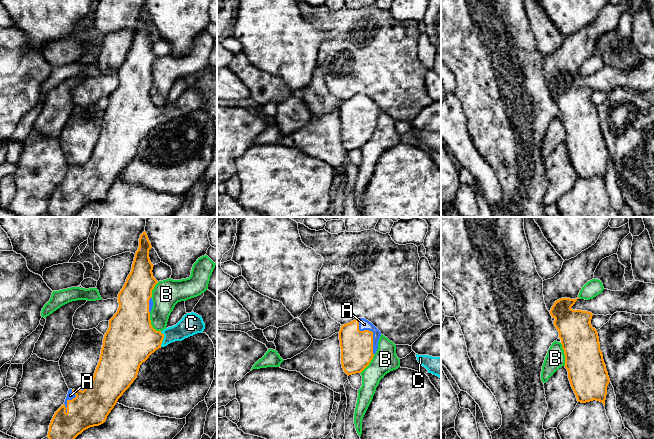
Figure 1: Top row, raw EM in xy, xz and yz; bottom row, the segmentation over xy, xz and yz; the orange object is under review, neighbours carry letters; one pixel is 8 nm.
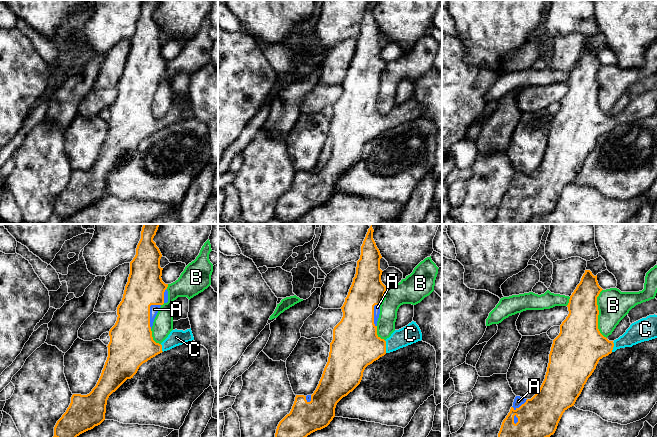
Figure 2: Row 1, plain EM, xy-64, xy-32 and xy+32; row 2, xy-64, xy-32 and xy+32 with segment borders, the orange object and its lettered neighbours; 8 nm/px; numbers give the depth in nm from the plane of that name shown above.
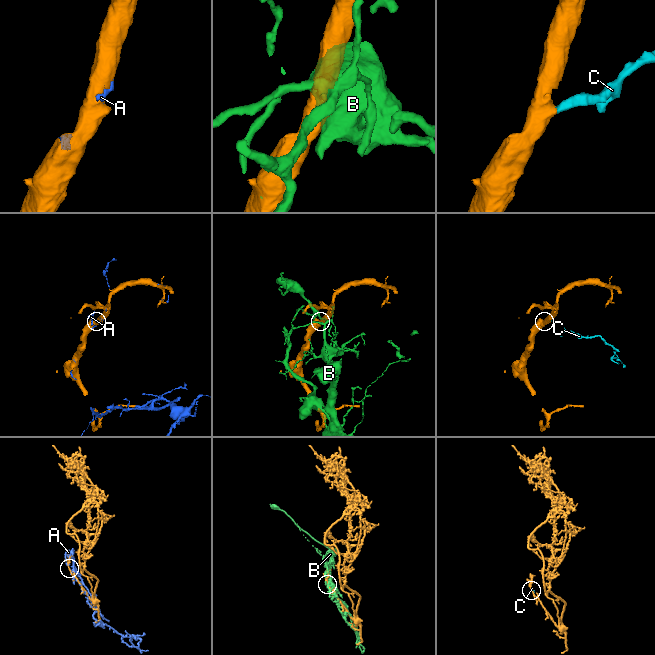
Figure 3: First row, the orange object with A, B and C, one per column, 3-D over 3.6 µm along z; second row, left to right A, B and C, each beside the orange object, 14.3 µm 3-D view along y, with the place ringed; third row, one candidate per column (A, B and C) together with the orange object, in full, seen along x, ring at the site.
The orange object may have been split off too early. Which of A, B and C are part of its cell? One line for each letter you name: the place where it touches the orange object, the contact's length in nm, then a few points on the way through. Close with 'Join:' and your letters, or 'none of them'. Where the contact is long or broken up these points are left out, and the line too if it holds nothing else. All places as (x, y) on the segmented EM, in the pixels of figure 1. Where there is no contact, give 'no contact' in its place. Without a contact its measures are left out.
A: contact xz (371, 331); length 320 nm
C: contact xy (163, 338); length 130 nm; way xy (132, 339), (163, 338), (179, 332), (190, 324)
Join: A, C

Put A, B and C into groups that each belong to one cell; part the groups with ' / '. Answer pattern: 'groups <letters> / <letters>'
groups A C / B

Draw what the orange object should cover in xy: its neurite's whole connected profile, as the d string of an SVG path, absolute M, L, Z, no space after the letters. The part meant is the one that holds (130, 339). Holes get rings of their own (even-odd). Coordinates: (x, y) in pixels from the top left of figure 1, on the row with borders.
M146 232L139 238L139 247L135 253L132 269L118 294L119 308L109 320L109 328L104 335L100 359L94 376L83 390L69 389L64 404L55 412L47 437L49 439L75 439L84 430L103 424L118 399L137 378L140 365L157 349L175 341L202 333L205 329L203 319L191 312L174 326L156 331L150 320L153 307L152 290L158 281L153 277L153 264L149 258L152 248Z

